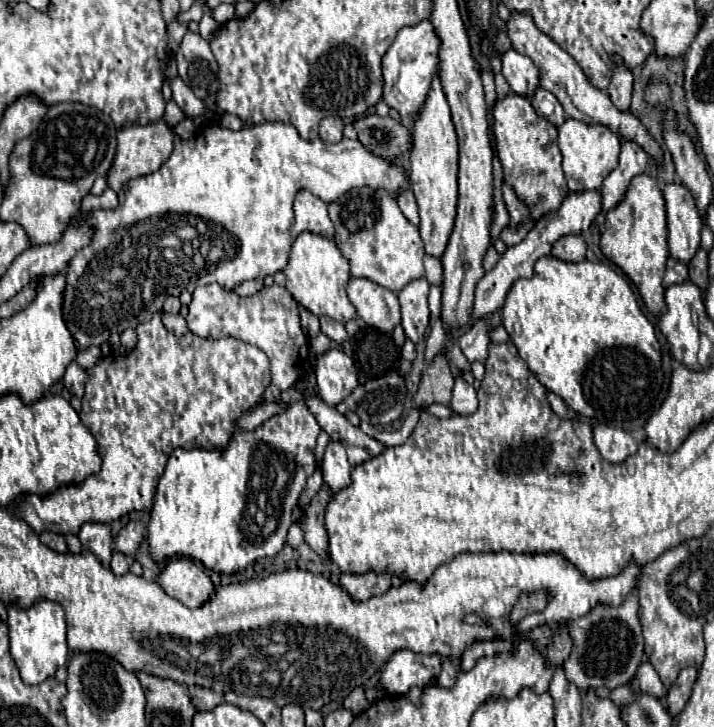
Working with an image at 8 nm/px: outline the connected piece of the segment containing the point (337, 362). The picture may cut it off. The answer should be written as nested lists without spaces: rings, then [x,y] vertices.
[[[329,349],[317,359],[317,385],[321,399],[335,407],[341,403],[359,383],[357,383],[357,369],[349,355],[341,349]]]

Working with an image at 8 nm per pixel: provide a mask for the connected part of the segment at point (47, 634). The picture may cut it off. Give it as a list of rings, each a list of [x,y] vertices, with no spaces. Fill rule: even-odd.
[[[41,599],[31,607],[19,607],[15,601],[7,605],[9,617],[9,637],[11,637],[11,655],[21,671],[21,679],[27,685],[43,683],[47,677],[53,677],[59,667],[63,667],[69,659],[67,647],[67,623],[65,611],[57,601]]]

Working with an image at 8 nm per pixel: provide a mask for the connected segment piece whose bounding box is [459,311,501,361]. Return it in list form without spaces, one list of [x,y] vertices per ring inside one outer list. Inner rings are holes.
[[[495,311],[491,315],[475,319],[473,327],[459,337],[459,347],[463,349],[469,361],[487,357],[487,349],[491,345],[491,331],[499,325],[501,325],[501,311]]]

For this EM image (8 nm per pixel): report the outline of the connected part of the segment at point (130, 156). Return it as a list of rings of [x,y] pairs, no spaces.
[[[163,119],[159,123],[125,127],[117,133],[117,153],[107,173],[107,185],[113,191],[119,191],[119,187],[123,187],[127,179],[135,179],[139,175],[149,175],[151,171],[157,171],[167,161],[167,155],[171,155],[171,129]]]

